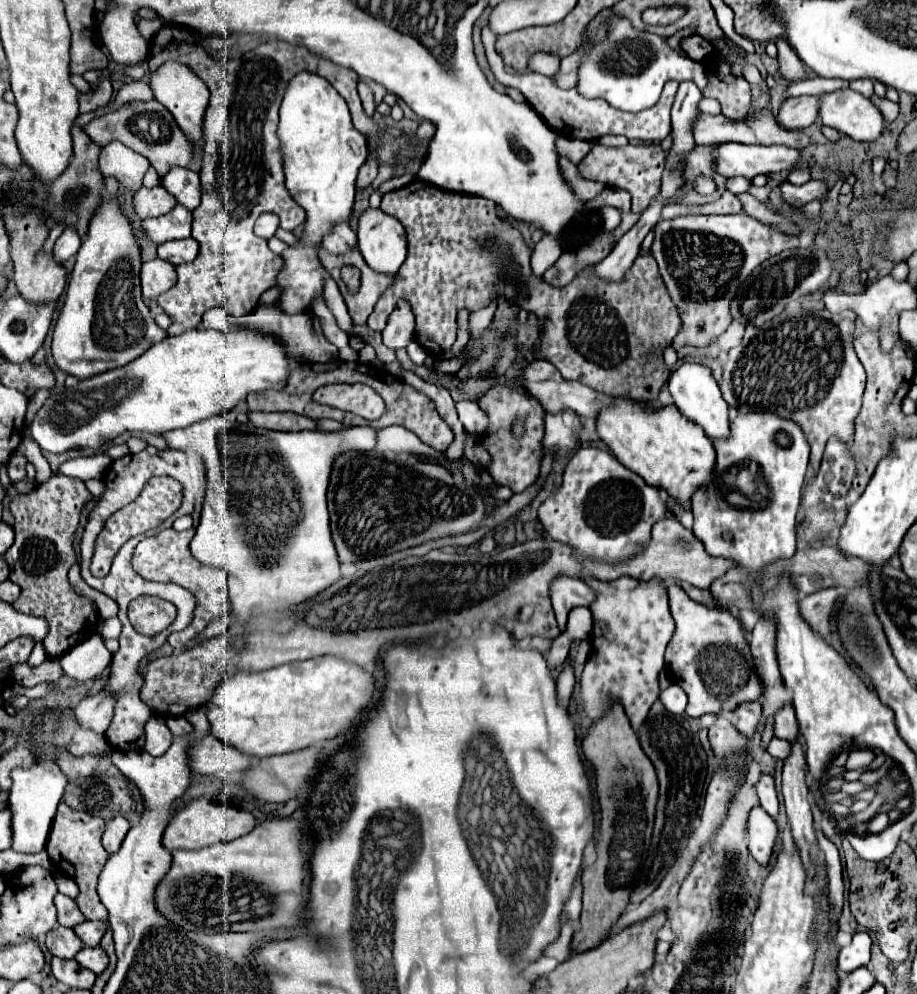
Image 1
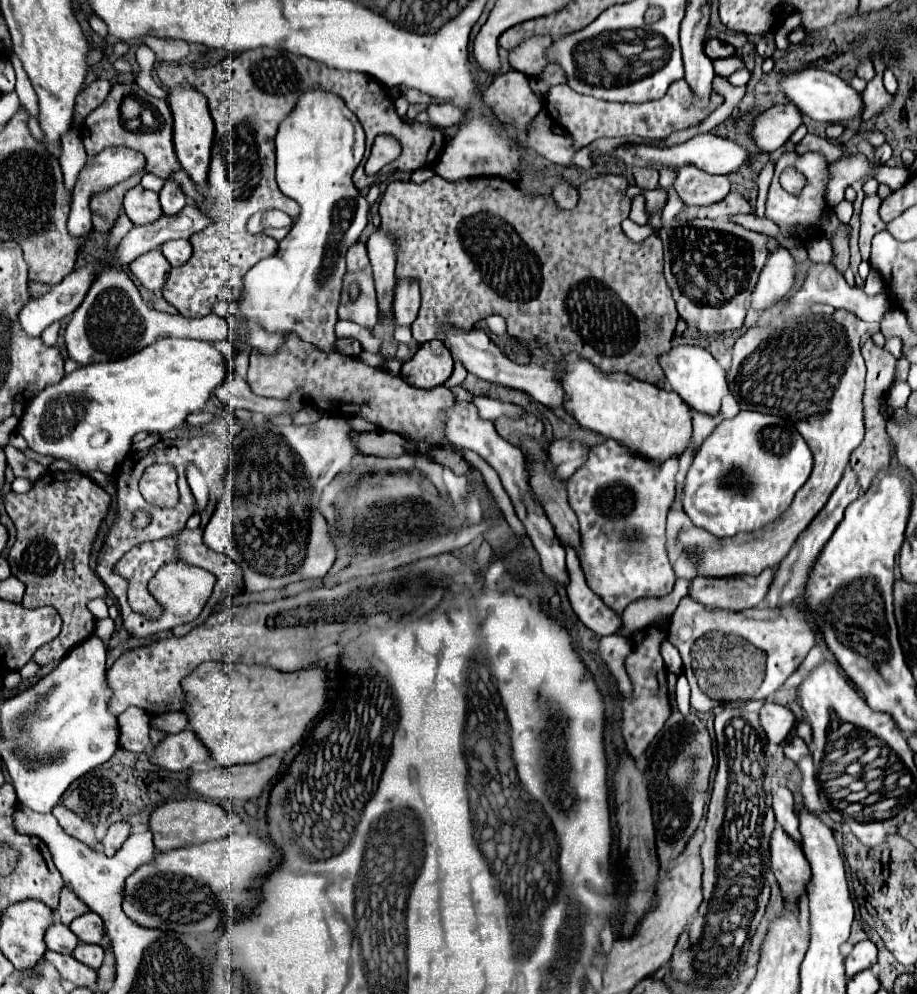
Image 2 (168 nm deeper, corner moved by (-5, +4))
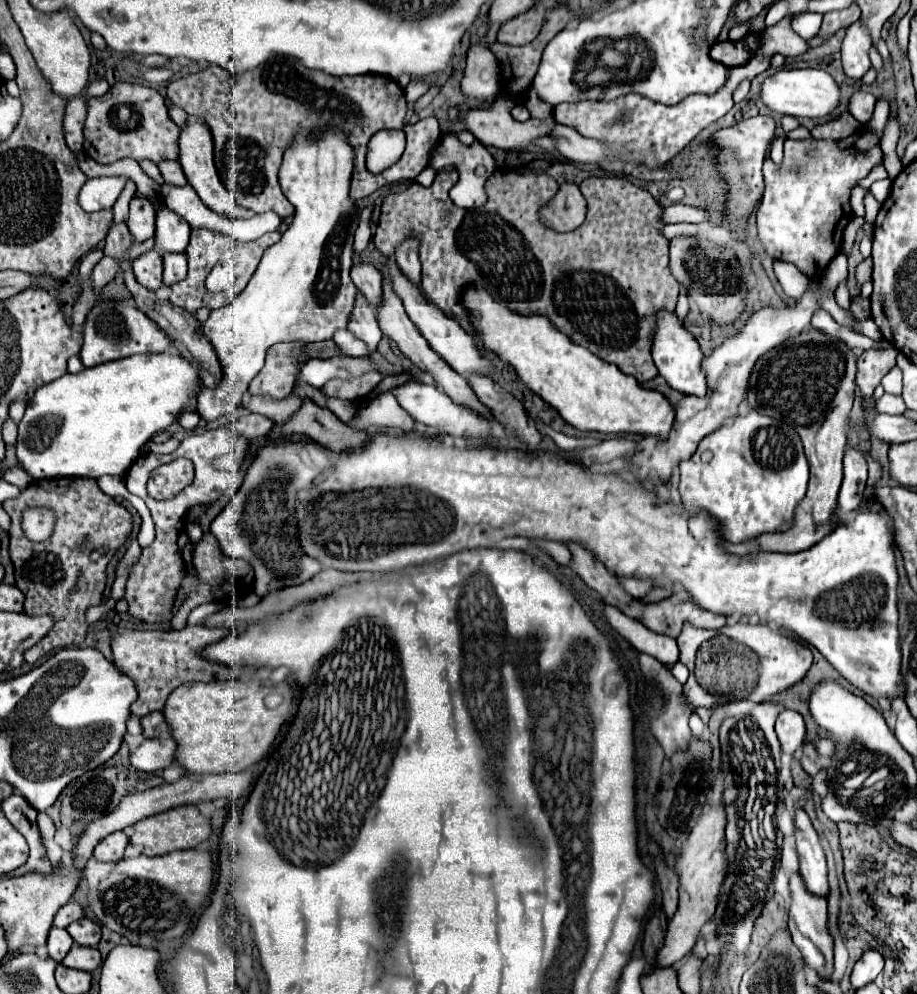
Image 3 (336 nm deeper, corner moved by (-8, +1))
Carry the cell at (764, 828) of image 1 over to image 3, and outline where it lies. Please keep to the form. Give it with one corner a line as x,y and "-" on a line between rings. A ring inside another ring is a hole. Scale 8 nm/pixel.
793,873
789,877
789,889
791,889
791,905
789,905
789,933
793,937
793,943
799,947
799,951
805,957
805,963
815,969
821,977
831,977
833,973
833,937
827,931
827,897
817,897
809,893
809,889
803,883
803,877
799,873

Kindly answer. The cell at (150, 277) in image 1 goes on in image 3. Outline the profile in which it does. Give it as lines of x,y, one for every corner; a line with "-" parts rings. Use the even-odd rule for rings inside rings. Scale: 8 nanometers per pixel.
147,251
145,255
137,257
133,261
133,271
135,279
151,291
157,291
163,285
163,261
157,251

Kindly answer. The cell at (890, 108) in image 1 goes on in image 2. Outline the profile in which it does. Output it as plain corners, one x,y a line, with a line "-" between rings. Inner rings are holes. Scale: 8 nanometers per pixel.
876,74
876,76
868,82
866,90
862,92
862,100
864,100
864,104
866,104
866,110
862,112
862,120
868,120
868,118
872,118
874,114
882,112
884,106
892,102
892,94
888,94
886,88
884,88
884,84
882,84
882,74

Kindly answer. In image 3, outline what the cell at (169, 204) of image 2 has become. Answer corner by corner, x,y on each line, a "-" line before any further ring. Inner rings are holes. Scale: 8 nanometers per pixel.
163,205
157,211
157,229
155,229
155,239
157,239
157,249
163,253
183,253
187,243
189,243
189,233
191,227
183,217
177,217
171,213
167,205

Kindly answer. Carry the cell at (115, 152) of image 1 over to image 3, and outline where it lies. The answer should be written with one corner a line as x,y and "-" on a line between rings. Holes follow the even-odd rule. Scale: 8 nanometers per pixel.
125,175
119,177
95,177
87,179
81,193
79,193
79,203
83,211
103,211
111,209
119,193
123,191
127,183

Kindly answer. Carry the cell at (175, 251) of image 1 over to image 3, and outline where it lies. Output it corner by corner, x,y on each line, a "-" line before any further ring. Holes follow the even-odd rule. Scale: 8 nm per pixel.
165,253
163,283
173,285
187,275
187,255
185,253

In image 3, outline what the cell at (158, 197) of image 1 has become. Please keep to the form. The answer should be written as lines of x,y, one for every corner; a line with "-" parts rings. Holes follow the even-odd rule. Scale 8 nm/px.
133,197
127,227
135,241
145,241
155,235
155,211
153,203
145,197

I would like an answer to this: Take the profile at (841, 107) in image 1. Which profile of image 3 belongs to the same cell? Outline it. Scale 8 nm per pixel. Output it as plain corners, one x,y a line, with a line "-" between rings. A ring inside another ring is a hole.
789,69
789,71
777,71
775,75
767,77
761,85
761,99
771,111
777,111
781,115
793,115
793,117
825,117
833,109
837,109
841,91
835,79
823,71
823,69

